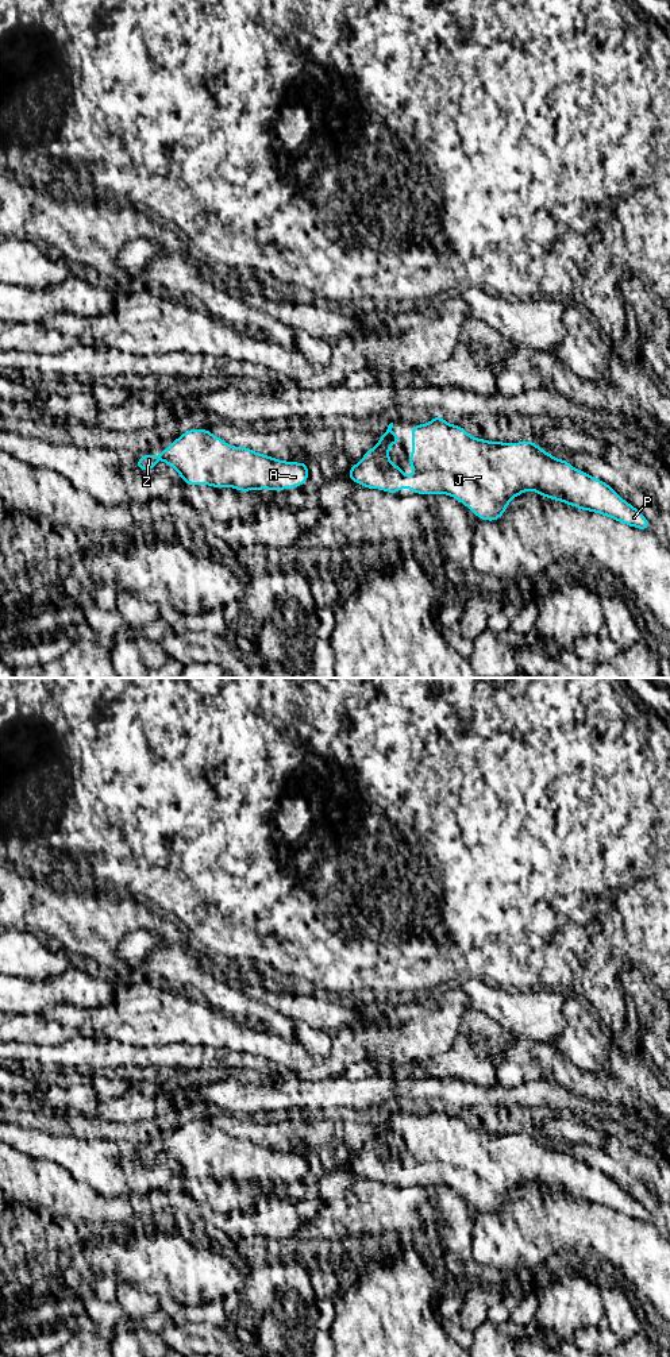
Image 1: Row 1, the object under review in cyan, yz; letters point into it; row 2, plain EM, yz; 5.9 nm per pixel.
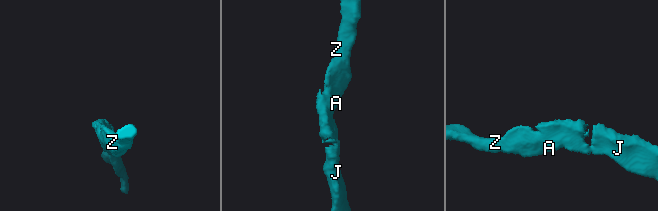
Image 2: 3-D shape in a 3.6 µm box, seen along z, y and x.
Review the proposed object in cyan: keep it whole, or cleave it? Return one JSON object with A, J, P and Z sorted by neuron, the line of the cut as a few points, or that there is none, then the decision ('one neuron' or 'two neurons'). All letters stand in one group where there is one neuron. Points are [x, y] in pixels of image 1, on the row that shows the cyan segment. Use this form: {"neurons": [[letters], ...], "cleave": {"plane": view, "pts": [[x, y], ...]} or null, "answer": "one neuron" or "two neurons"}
{"neurons": [["A", "J", "P", "Z"]], "cleave": null, "answer": "one neuron"}

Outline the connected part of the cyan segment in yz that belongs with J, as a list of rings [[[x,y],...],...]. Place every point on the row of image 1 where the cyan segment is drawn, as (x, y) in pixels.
[[[442,416],[412,425],[413,452],[408,459],[415,475],[404,477],[403,467],[390,463],[389,447],[401,444],[392,428],[393,423],[380,435],[381,443],[350,467],[347,477],[353,482],[393,494],[401,487],[409,487],[415,494],[448,494],[486,521],[498,520],[516,496],[535,490],[579,510],[650,531],[648,520],[615,489],[544,452],[535,442],[477,439]]]

